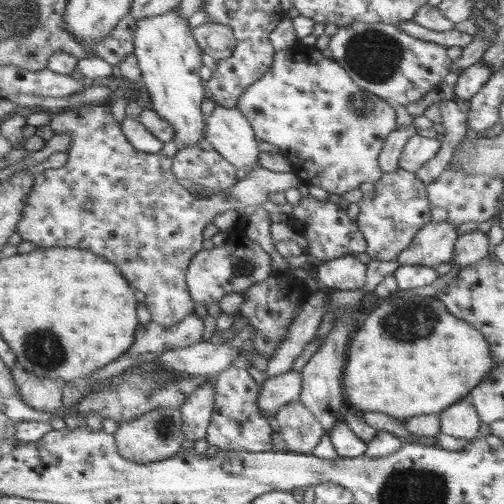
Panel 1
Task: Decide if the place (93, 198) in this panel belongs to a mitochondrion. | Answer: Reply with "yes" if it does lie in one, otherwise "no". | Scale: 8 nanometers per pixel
yes

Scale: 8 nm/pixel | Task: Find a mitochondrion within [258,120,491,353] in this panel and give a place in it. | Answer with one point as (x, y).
(409, 323)

